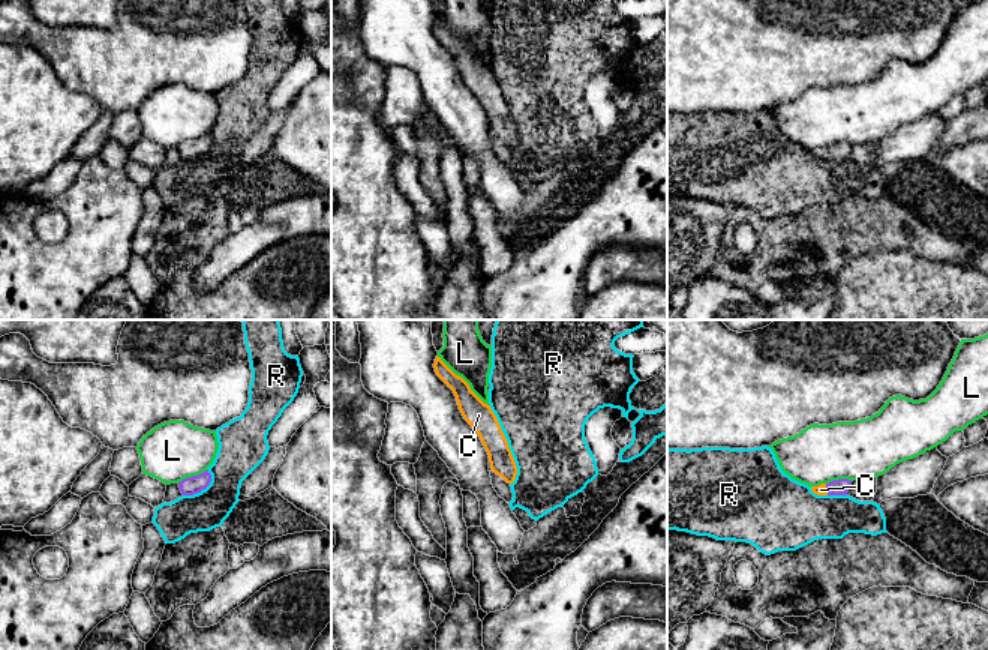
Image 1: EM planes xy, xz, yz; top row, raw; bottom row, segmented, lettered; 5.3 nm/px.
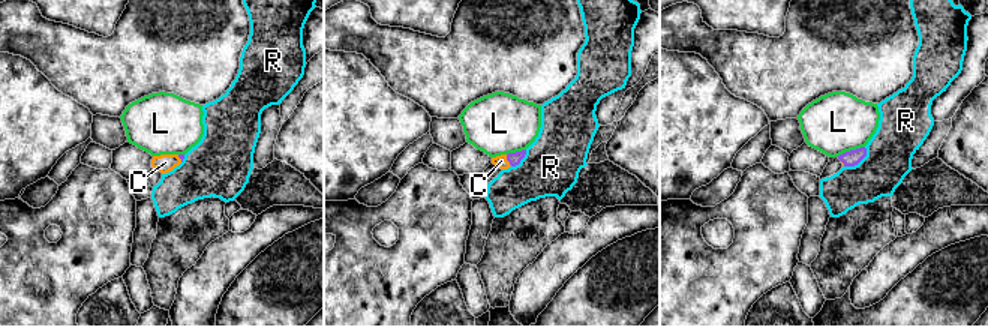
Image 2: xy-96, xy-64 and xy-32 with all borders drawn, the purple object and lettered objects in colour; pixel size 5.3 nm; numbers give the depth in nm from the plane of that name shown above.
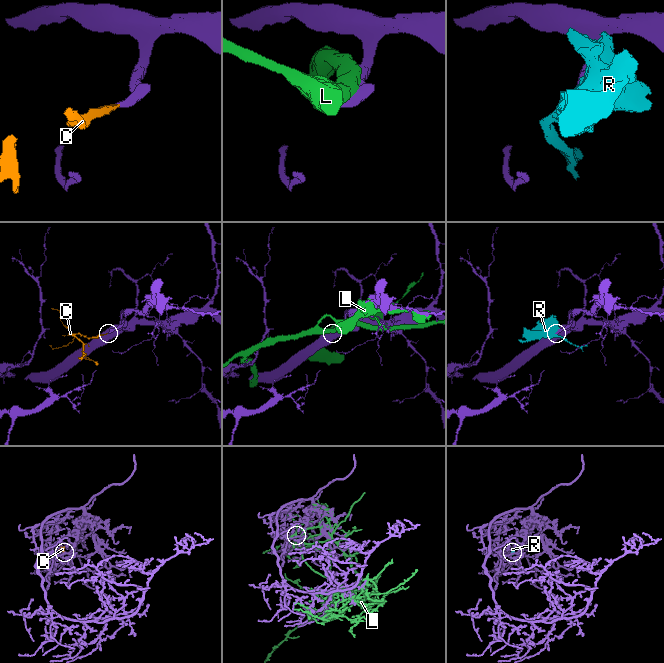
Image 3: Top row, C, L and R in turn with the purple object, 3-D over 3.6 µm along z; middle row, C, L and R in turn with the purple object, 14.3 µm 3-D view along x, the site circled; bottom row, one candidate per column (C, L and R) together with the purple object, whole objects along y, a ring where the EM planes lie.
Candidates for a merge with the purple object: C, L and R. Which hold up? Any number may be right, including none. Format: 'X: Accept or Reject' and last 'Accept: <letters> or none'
C: Accept
L: Reject
R: Reject
Accept: C

